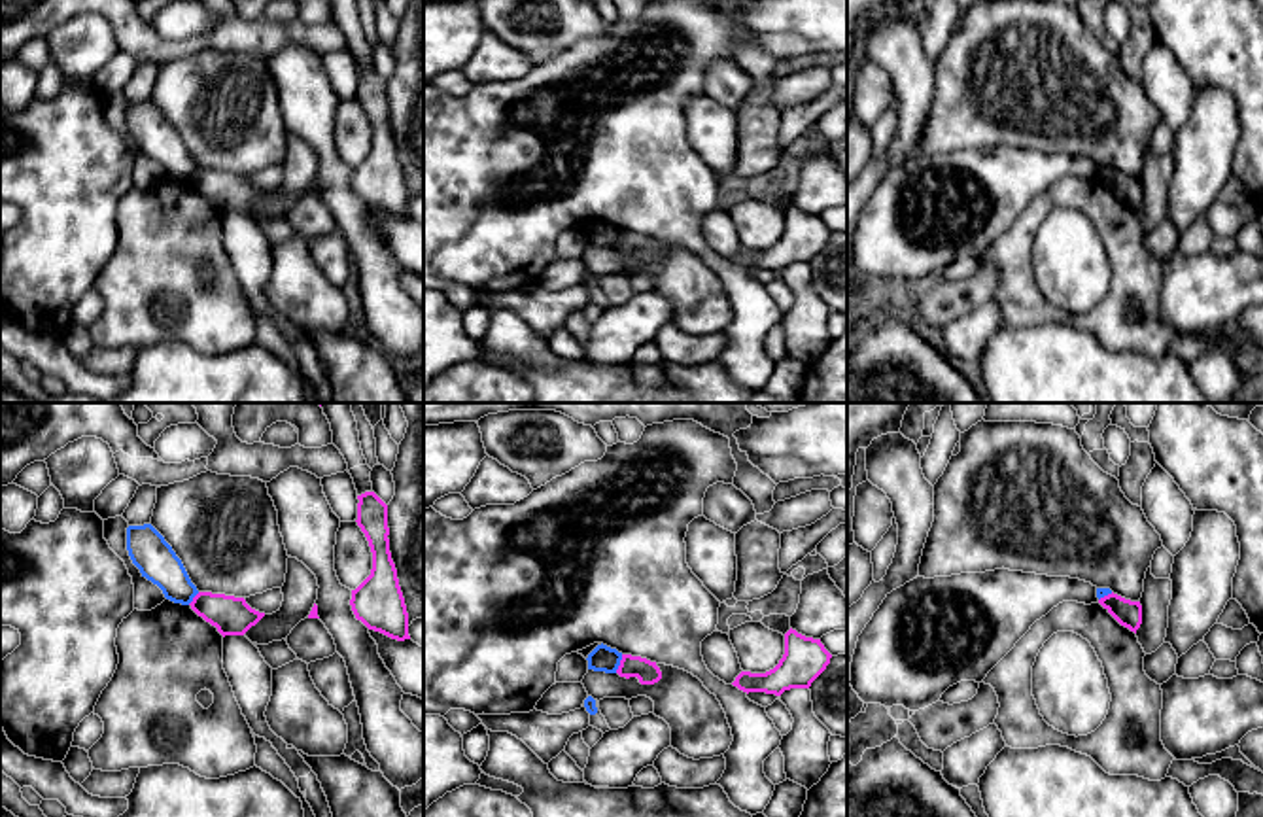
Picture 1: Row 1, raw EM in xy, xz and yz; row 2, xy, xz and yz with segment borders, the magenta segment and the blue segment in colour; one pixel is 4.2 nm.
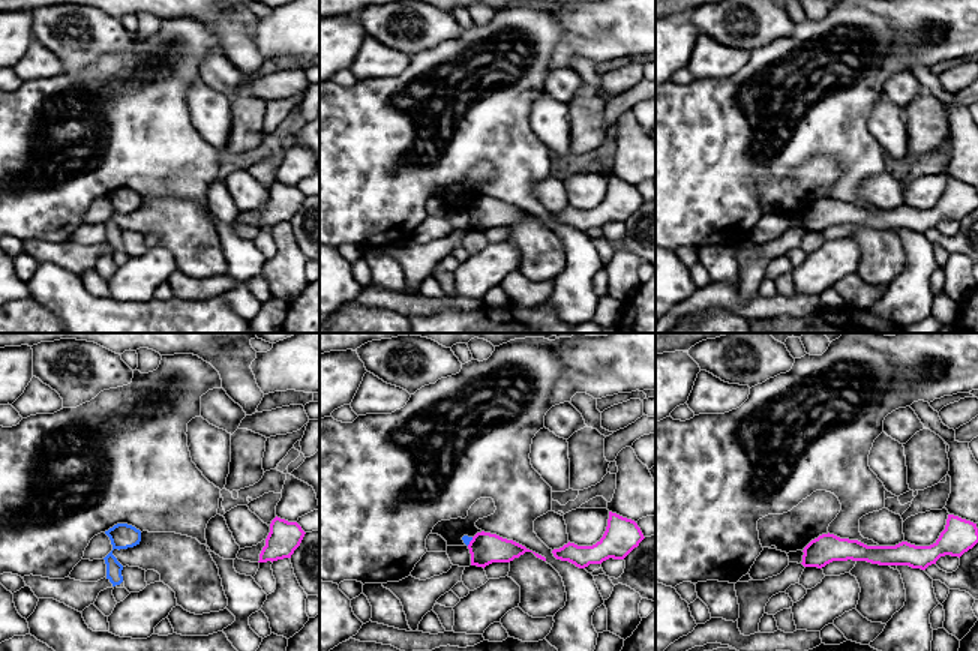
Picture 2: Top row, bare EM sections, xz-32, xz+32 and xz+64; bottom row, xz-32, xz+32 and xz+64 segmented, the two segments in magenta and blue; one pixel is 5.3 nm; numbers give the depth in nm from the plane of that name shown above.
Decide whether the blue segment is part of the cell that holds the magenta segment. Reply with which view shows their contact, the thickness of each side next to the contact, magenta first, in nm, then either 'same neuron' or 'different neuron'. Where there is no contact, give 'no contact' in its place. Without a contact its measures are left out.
xz | 100/110 nm | different neuron

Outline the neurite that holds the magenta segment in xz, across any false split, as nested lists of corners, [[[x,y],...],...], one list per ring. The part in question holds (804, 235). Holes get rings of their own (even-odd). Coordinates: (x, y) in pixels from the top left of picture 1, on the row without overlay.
[[[796,206],[785,210],[785,231],[779,240],[766,250],[741,248],[732,259],[743,269],[766,269],[781,272],[790,265],[809,265],[826,246],[832,231],[821,216],[805,214]]]

